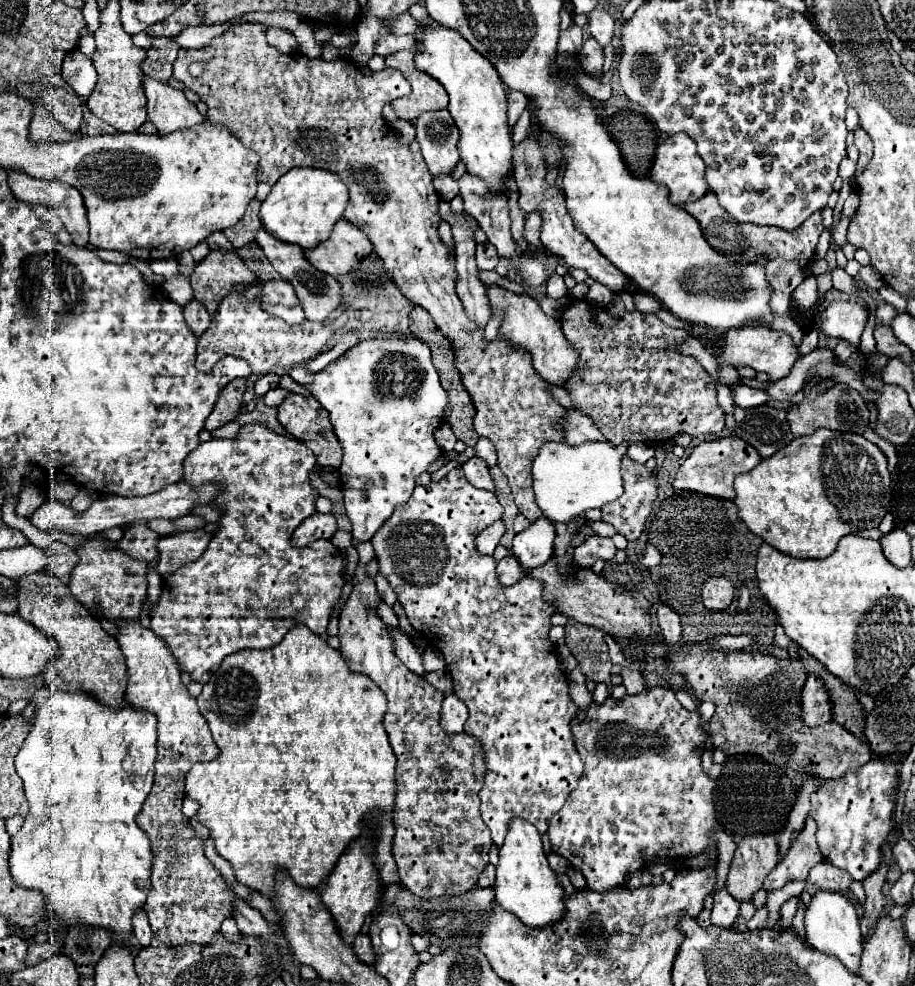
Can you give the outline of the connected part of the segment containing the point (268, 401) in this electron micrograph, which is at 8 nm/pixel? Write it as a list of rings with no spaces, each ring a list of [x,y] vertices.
[[[275,387],[275,389],[269,389],[269,391],[267,391],[267,395],[263,397],[263,401],[265,401],[265,405],[269,405],[269,407],[277,407],[277,405],[285,399],[285,395],[287,395],[285,389]]]

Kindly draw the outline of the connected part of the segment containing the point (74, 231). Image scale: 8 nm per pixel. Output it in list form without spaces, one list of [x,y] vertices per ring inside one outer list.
[[[7,169],[7,183],[11,187],[11,191],[15,193],[15,197],[19,197],[21,201],[27,203],[41,203],[41,205],[49,205],[55,209],[57,217],[63,221],[63,225],[67,227],[67,231],[73,237],[73,243],[79,247],[85,247],[89,241],[89,227],[87,227],[87,213],[85,213],[85,205],[83,205],[83,197],[81,193],[69,185],[69,183],[61,183],[61,181],[47,181],[47,179],[37,179],[27,175],[25,171],[19,169]]]

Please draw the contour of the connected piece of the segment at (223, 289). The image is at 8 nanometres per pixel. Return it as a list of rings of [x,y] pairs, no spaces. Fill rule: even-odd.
[[[209,251],[209,255],[195,265],[195,271],[189,277],[193,287],[193,297],[199,297],[199,301],[207,305],[209,313],[217,309],[219,301],[227,293],[231,293],[231,289],[239,289],[243,283],[249,283],[253,279],[255,279],[255,273],[245,265],[245,261],[235,251],[233,251],[233,257],[231,257],[231,251]]]

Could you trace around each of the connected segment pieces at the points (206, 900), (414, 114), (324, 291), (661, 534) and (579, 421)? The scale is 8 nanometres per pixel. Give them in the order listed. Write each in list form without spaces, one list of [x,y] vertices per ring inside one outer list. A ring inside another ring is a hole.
[[[117,621],[117,643],[127,661],[127,701],[141,705],[157,713],[157,761],[155,783],[145,799],[143,813],[137,817],[139,827],[151,839],[151,851],[155,855],[153,887],[145,901],[145,913],[149,917],[153,933],[169,945],[197,943],[211,945],[213,935],[221,929],[221,921],[231,915],[231,903],[235,893],[223,881],[213,863],[205,857],[203,845],[193,833],[189,819],[181,813],[185,797],[185,775],[197,761],[209,761],[217,757],[217,745],[209,733],[207,721],[201,717],[195,697],[189,695],[187,685],[181,681],[181,669],[167,647],[167,643],[153,633],[153,629],[141,627],[139,621]]]
[[[419,45],[385,57],[387,67],[399,69],[405,75],[405,79],[411,83],[411,93],[407,97],[399,97],[391,103],[397,117],[401,117],[405,121],[415,121],[425,111],[447,109],[447,103],[449,103],[447,91],[439,85],[439,81],[435,81],[429,73],[415,67],[413,59],[415,59],[417,51],[419,51]]]
[[[265,229],[257,231],[255,235],[257,245],[261,247],[261,251],[265,253],[265,257],[271,261],[273,269],[295,287],[295,293],[301,301],[301,307],[305,311],[307,319],[313,321],[323,321],[327,317],[331,317],[333,313],[337,313],[341,309],[341,285],[335,277],[317,271],[313,265],[309,265],[309,261],[303,257],[303,249],[299,245],[291,245],[285,241],[279,241],[275,237],[271,237],[271,233],[267,233]]]
[[[675,491],[671,497],[661,501],[651,521],[649,543],[661,553],[661,563],[651,569],[651,575],[667,575],[671,579],[671,587],[659,595],[665,605],[679,613],[683,641],[697,643],[709,639],[711,633],[753,633],[753,651],[771,647],[775,635],[775,613],[763,599],[755,577],[757,549],[763,541],[739,519],[733,501],[693,491]],[[711,577],[727,577],[735,587],[735,599],[723,611],[711,611],[701,603],[703,583]]]
[[[565,409],[565,417],[561,419],[561,427],[567,433],[565,439],[569,443],[581,443],[581,441],[589,441],[589,439],[605,439],[599,429],[595,427],[595,423],[591,421],[591,417],[583,415],[579,409]]]

